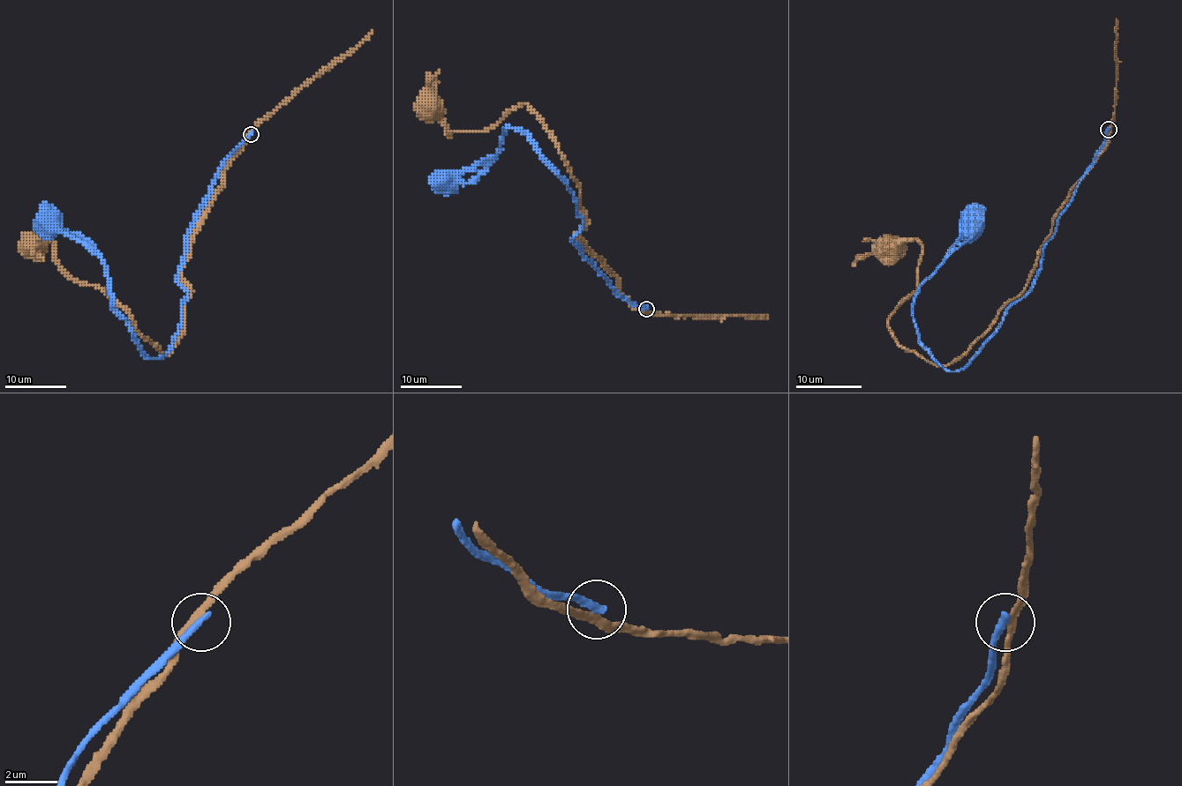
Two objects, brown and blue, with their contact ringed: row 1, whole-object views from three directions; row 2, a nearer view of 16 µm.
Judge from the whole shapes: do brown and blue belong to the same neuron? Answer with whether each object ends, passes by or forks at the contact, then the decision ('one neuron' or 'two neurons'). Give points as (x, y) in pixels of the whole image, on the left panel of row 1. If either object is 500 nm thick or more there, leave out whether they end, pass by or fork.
brown passes by; blue ends; two neurons

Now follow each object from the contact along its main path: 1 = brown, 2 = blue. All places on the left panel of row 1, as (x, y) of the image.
1: (250, 134), (190, 245), (185, 328), (167, 353), (76, 282), (48, 236), (34, 244)
2: (252, 134), (196, 215), (177, 272), (181, 328), (161, 357), (150, 359), (113, 305), (104, 261), (48, 218)

